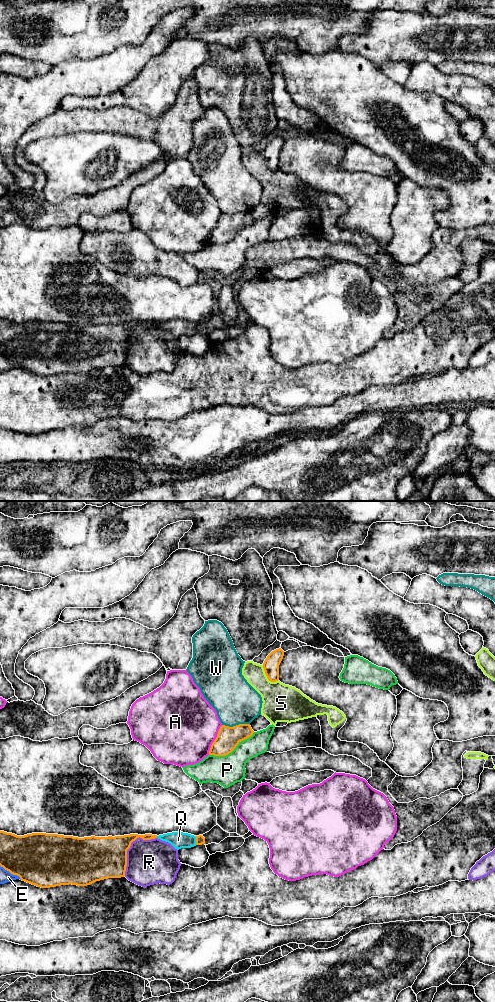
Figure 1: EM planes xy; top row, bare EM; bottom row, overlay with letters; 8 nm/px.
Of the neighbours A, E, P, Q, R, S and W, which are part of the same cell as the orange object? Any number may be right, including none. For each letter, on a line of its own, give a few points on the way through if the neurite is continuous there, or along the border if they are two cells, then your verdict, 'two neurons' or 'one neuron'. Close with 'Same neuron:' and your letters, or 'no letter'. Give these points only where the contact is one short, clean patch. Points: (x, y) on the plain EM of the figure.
A: two neurons
E: two neurons
P: two neurons
Q: runs through xy (200, 328), (196, 328), (178, 328); one neuron
R: two neurons
S: one neuron
W: two neurons
Same neuron: Q, S

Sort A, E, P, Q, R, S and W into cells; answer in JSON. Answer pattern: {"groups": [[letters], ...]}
{"groups": [["A"], ["E"], ["P"], ["Q", "S"], ["R"], ["W"]]}

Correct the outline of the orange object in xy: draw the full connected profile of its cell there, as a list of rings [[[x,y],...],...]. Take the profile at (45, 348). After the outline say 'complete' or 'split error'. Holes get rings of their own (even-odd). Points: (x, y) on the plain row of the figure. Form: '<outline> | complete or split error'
[[[0,319],[0,354],[22,369],[41,376],[61,373],[87,374],[96,369],[125,364],[127,338],[137,326],[151,328],[157,323],[130,322],[124,324],[84,325],[32,321],[17,324]]] | complete

